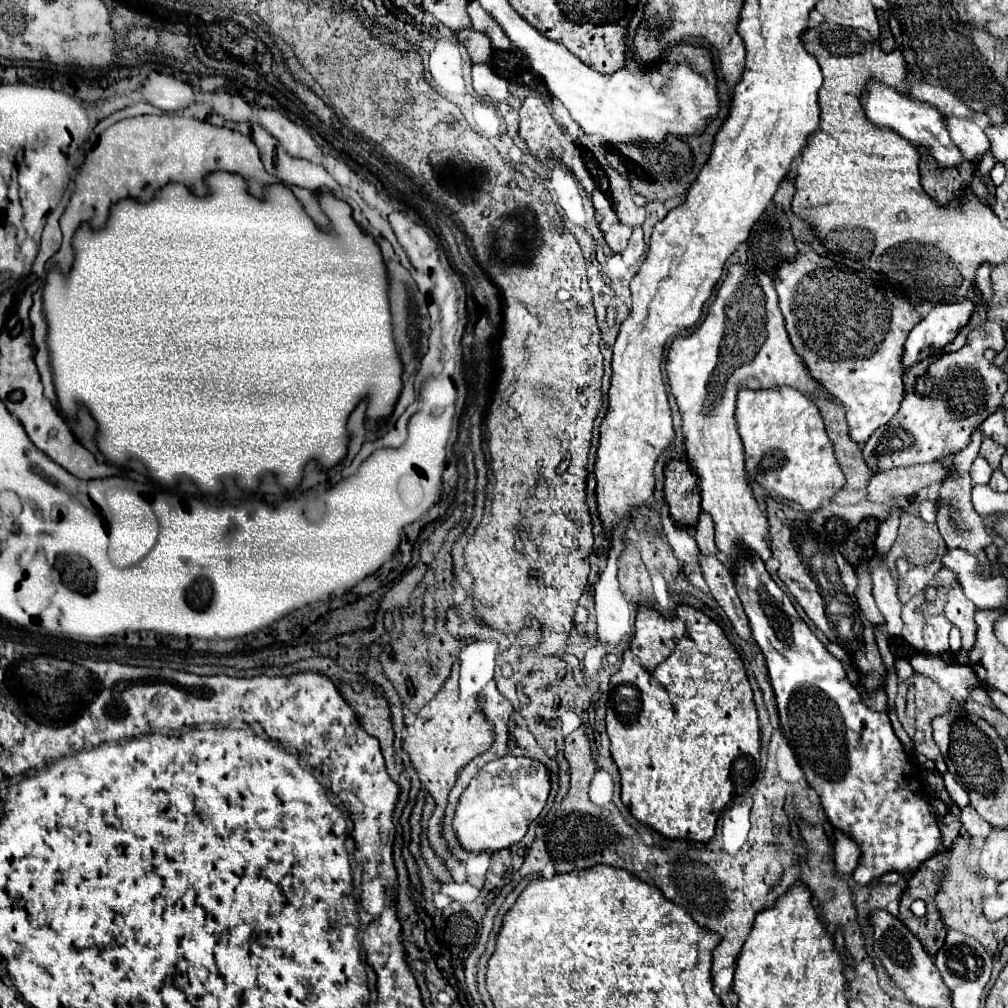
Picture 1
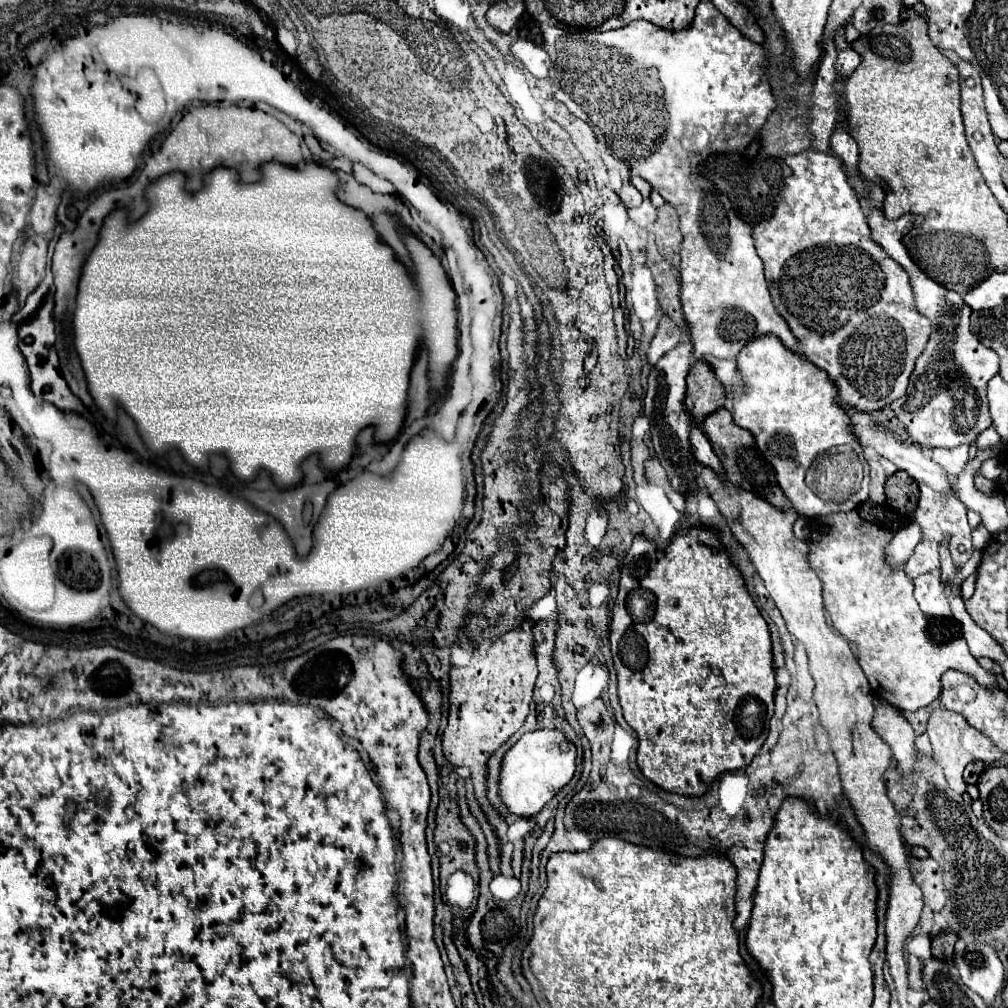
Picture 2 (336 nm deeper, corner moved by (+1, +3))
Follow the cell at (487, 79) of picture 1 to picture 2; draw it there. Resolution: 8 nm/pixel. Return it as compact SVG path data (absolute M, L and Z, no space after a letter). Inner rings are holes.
M518 39L510 45L510 55L522 67L526 67L534 77L538 77L538 79L548 77L550 57L544 51L544 47L538 47L538 45L534 45L532 41L526 41L526 39Z

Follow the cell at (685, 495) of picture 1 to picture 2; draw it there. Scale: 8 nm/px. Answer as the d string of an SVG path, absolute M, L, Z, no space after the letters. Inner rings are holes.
M696 361L692 365L686 383L688 385L686 385L684 405L696 425L704 423L708 415L724 407L726 393L722 391L722 385L714 377L714 373L710 373L710 367L704 365L702 361Z

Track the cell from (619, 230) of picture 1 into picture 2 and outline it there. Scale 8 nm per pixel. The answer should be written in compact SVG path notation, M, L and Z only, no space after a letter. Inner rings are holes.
M626 183L626 185L622 185L622 189L620 189L620 199L622 199L622 203L624 203L624 207L626 209L632 209L632 207L638 207L640 203L642 203L642 195L636 191L636 187L634 185L630 185L630 183Z

